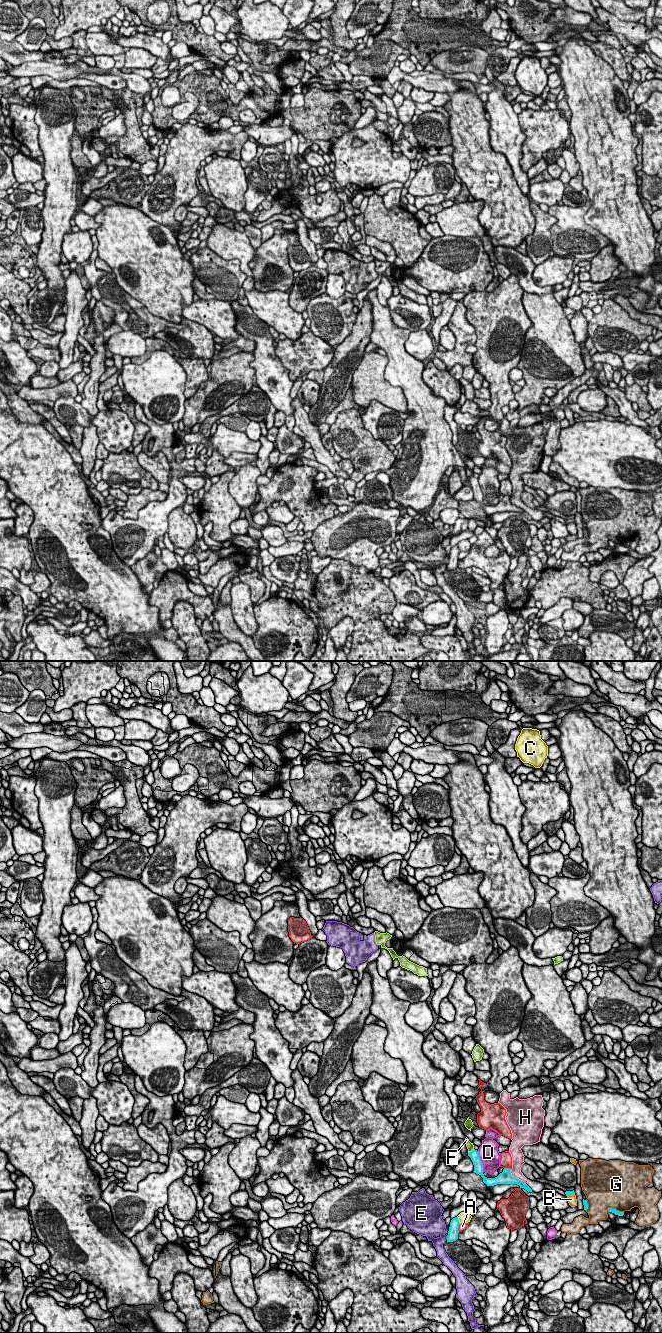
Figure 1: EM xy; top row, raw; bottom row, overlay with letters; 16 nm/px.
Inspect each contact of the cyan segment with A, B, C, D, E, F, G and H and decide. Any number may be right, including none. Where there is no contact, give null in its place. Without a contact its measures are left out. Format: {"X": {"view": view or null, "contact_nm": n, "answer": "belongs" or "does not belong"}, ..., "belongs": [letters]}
{"A": {"view": "xy", "contact_nm": 130, "answer": "does not belong"}, "B": {"view": "xy", "contact_nm": 130, "answer": "does not belong"}, "C": {"view": "xy", "contact_nm": 140, "answer": "does not belong"}, "D": {"view": "xy", "contact_nm": 360, "answer": "does not belong"}, "E": {"view": "xy", "contact_nm": 70, "answer": "does not belong"}, "F": {"view": "xy", "contact_nm": 130, "answer": "belongs"}, "G": {"view": "xy", "contact_nm": 280, "answer": "does not belong"}, "H": {"view": "xy", "contact_nm": 360, "answer": "does not belong"}, "belongs": ["F"]}

